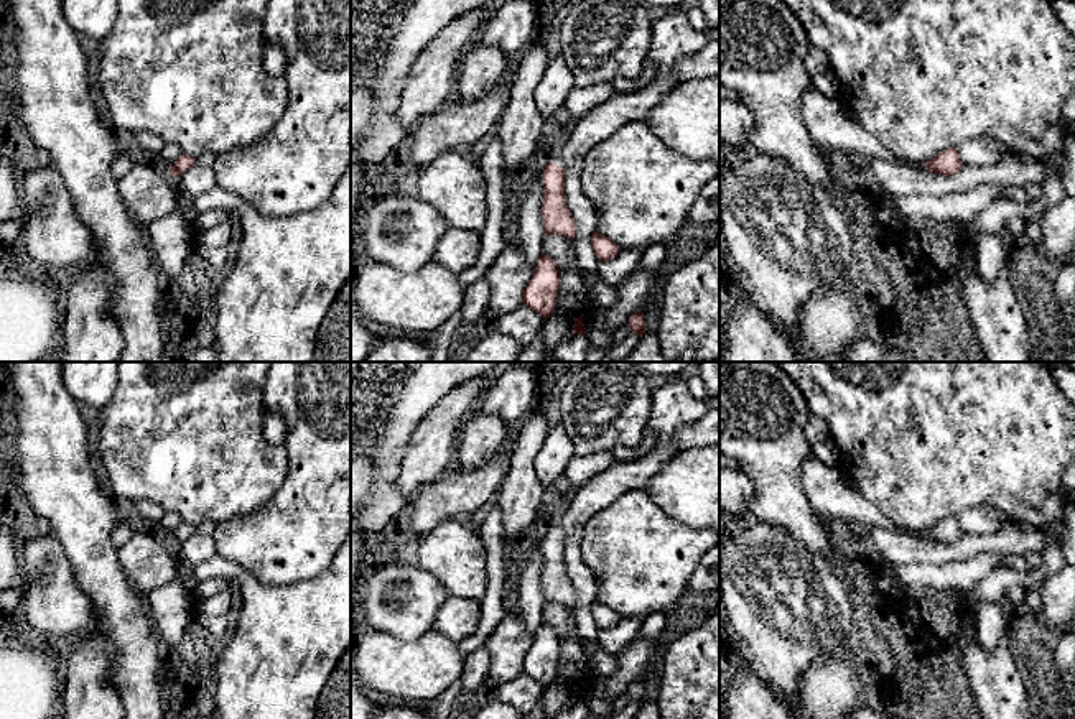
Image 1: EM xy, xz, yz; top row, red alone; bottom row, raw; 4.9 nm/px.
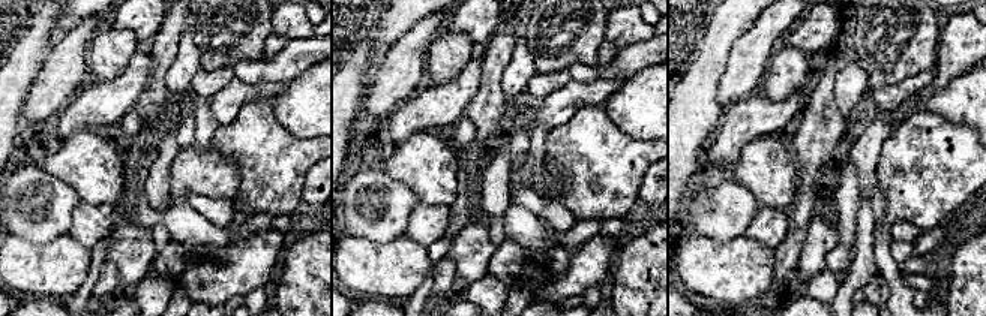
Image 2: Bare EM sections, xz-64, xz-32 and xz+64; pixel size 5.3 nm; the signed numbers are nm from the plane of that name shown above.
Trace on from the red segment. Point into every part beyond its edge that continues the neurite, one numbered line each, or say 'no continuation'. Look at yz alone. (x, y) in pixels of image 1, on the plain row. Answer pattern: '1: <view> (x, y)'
no continuation

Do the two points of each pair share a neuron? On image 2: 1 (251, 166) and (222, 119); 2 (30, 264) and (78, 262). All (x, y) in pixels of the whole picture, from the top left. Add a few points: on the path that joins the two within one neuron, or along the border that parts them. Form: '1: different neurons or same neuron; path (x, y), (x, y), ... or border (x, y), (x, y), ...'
1: different neurons; border (252, 101), (248, 101), (228, 123), (219, 126)
2: same neuron; path (42, 264), (66, 262)

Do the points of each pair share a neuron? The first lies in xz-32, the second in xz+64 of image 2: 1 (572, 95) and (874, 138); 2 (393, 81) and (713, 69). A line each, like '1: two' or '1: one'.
1: one
2: two

